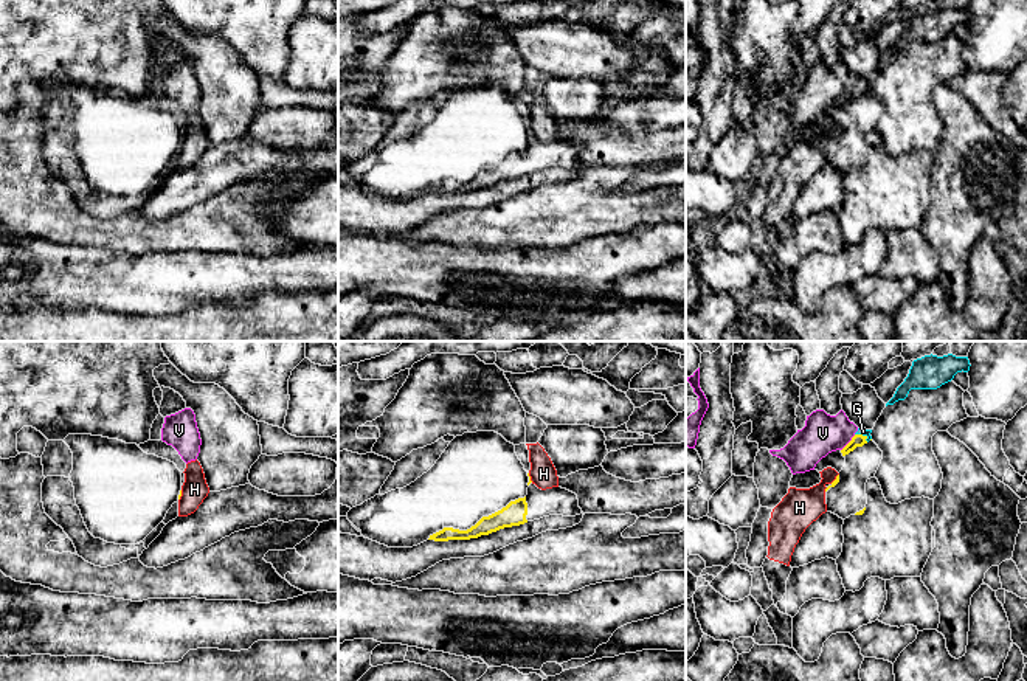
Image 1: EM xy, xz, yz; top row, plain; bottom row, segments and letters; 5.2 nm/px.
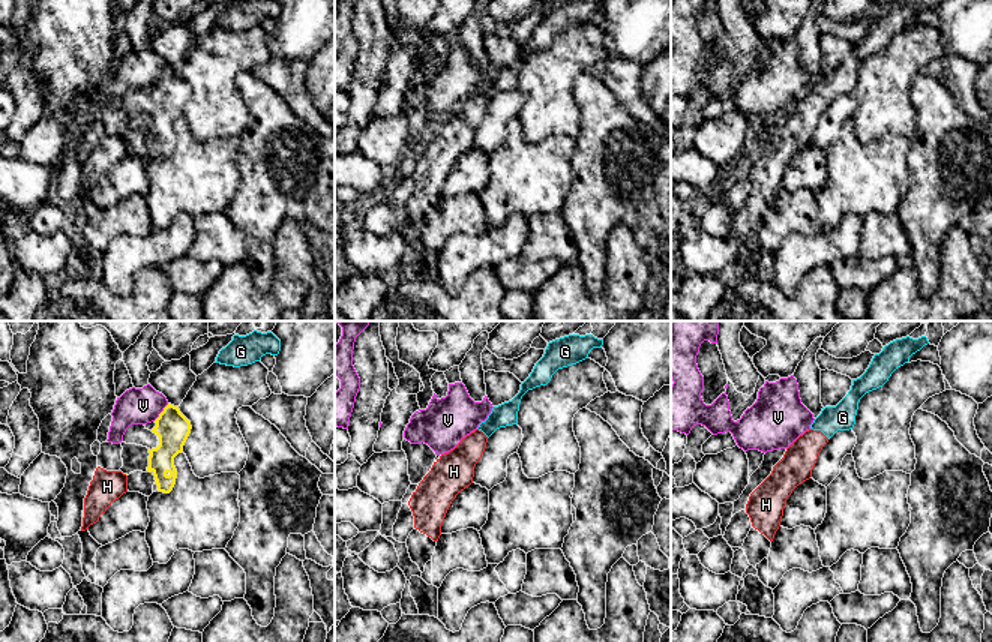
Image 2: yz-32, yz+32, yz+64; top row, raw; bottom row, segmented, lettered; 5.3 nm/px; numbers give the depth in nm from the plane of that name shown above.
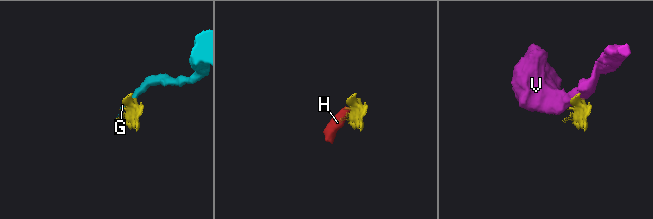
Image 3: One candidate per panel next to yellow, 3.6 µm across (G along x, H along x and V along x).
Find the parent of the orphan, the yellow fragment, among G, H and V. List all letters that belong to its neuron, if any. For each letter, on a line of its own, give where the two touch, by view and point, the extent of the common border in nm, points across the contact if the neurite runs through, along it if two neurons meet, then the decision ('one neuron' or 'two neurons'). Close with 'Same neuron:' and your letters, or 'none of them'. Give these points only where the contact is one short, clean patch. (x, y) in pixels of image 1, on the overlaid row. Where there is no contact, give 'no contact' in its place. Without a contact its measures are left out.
G: meets yellow in yz at (861, 435); contact 90 nm long; border along yz (855, 433), (871, 439); two neurons
H: meets yellow in xy at (180, 495); contact 60 nm long; border along xy (182, 490), (179, 500); two neurons
V: meets yellow in yz at (849, 442); contact 120 nm long; two neurons
Same neuron: none of them

